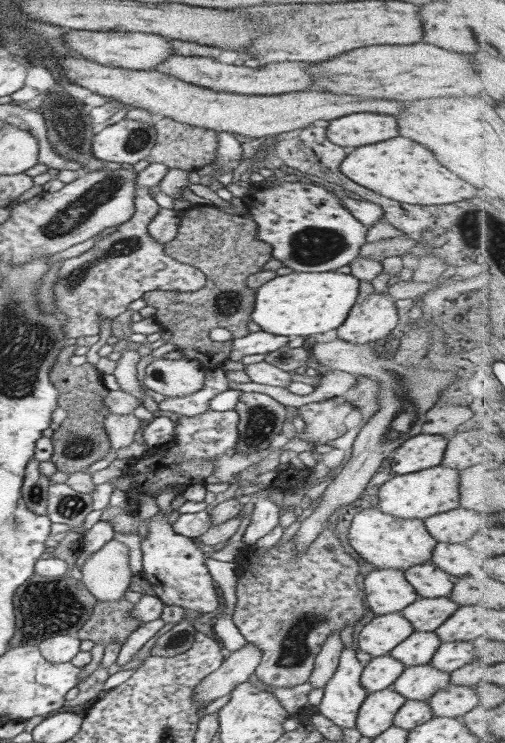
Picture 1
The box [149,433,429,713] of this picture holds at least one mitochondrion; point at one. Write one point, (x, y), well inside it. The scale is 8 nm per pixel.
(295, 650)

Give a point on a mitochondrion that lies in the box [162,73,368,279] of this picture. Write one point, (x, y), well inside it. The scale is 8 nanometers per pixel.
(313, 245)

